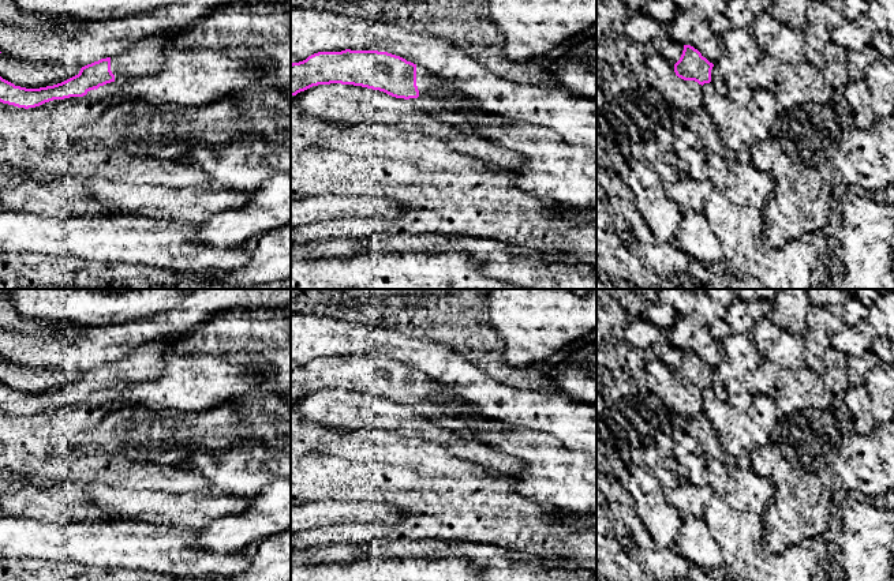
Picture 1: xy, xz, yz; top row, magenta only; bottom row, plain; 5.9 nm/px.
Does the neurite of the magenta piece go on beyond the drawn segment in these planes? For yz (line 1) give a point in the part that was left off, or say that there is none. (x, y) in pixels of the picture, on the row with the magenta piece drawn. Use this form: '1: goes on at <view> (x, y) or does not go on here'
1: goes on at yz (717, 82)

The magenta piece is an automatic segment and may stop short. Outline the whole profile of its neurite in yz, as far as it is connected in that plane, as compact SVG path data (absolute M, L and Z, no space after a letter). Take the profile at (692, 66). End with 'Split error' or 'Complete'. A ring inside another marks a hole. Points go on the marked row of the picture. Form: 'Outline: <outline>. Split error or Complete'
Outline: M684 45L680 60L674 64L674 72L684 80L695 80L699 85L711 83L719 95L726 94L726 86L715 74L714 64L691 45Z. Split error

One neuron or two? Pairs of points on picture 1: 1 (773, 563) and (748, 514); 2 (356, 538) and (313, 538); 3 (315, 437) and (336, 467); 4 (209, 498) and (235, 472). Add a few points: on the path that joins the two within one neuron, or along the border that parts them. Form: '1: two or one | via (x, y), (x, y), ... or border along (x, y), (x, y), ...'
1: one | via (759, 557), (748, 546), (748, 528)
2: one | via (345, 536), (324, 538)
3: one | via (321, 443), (332, 454), (332, 460)
4: two | border along (216, 488), (243, 495)

